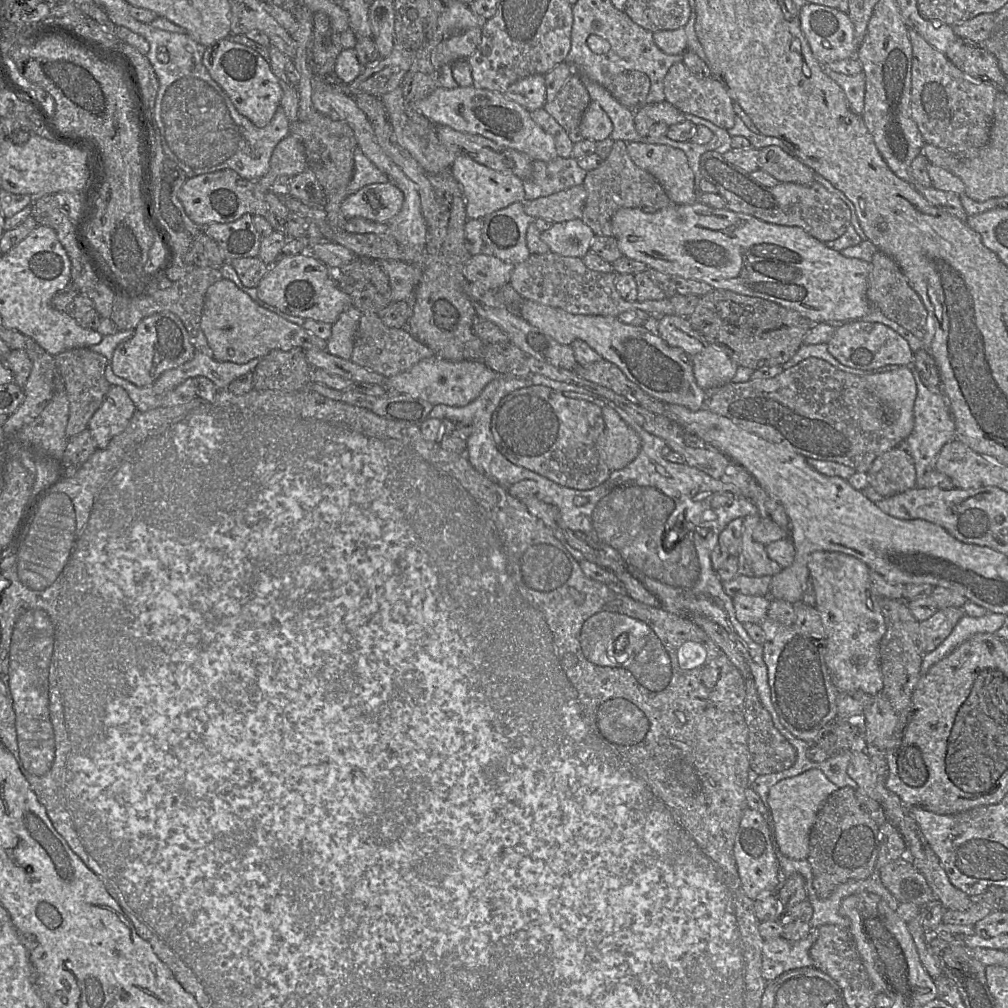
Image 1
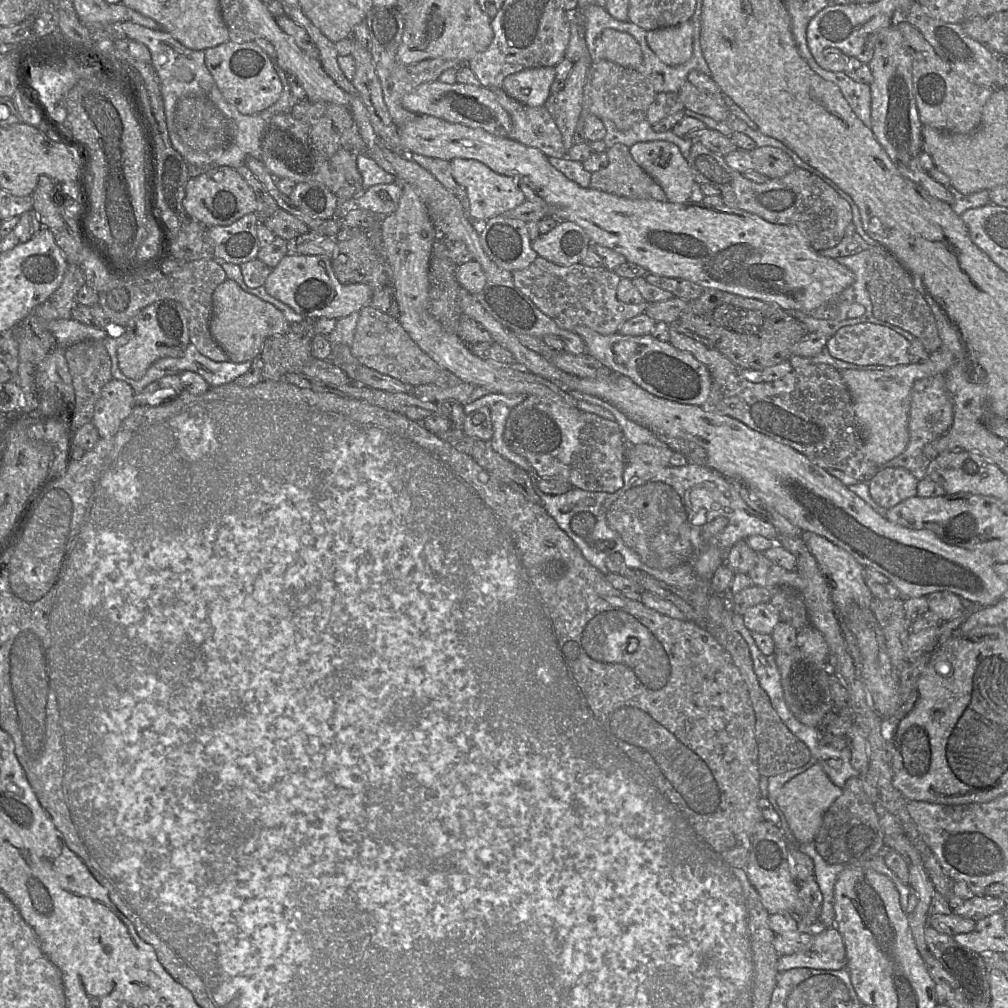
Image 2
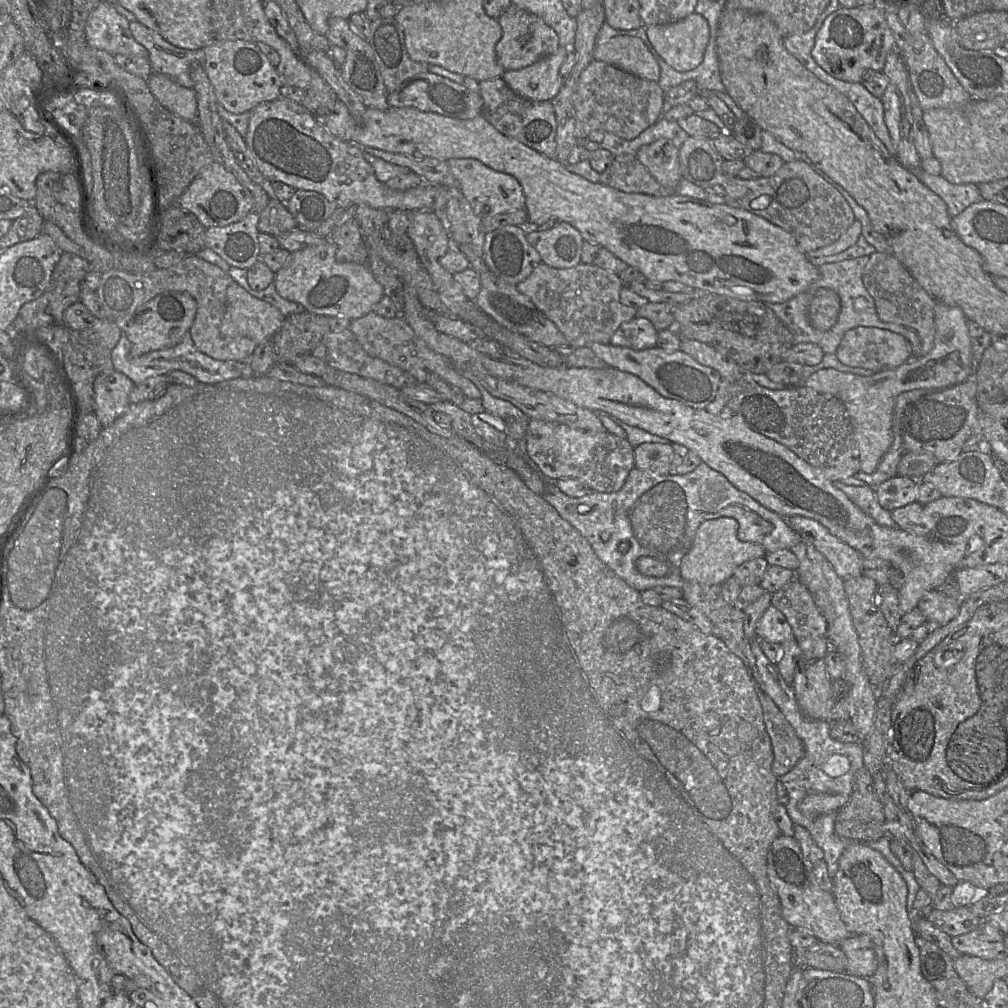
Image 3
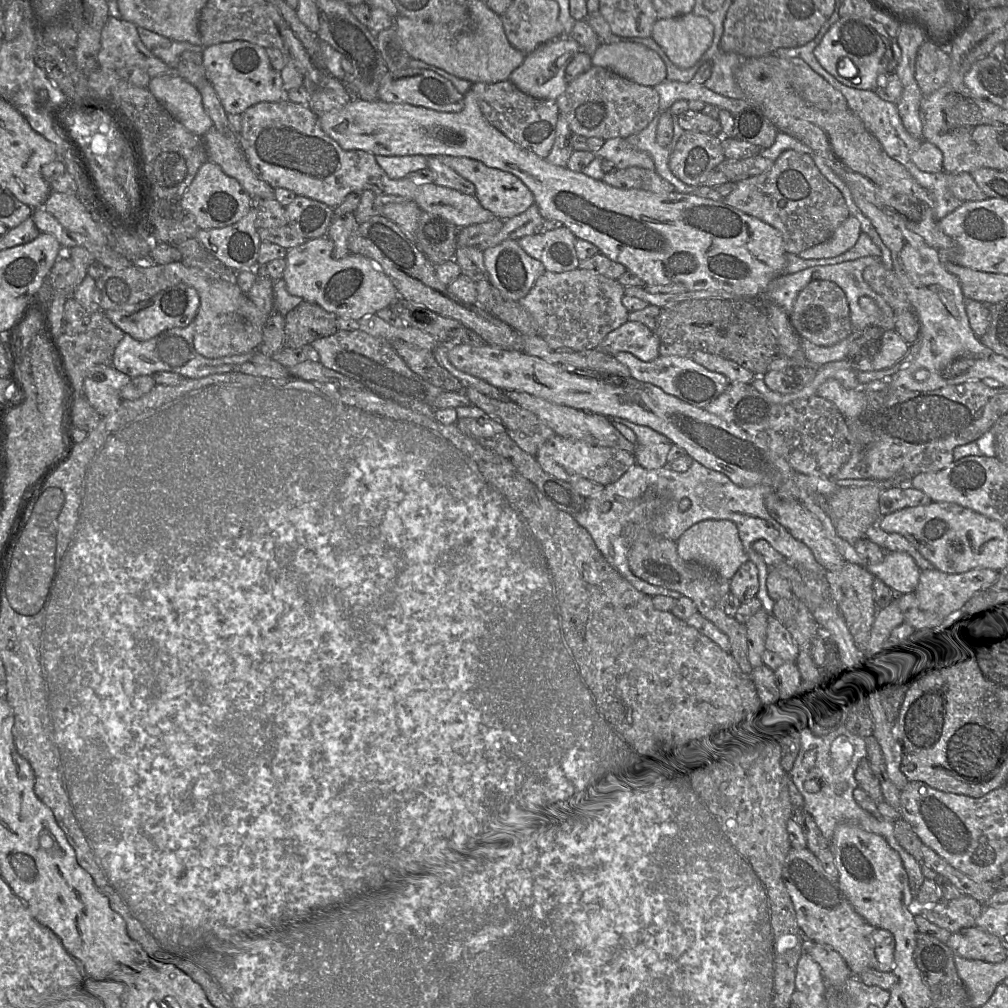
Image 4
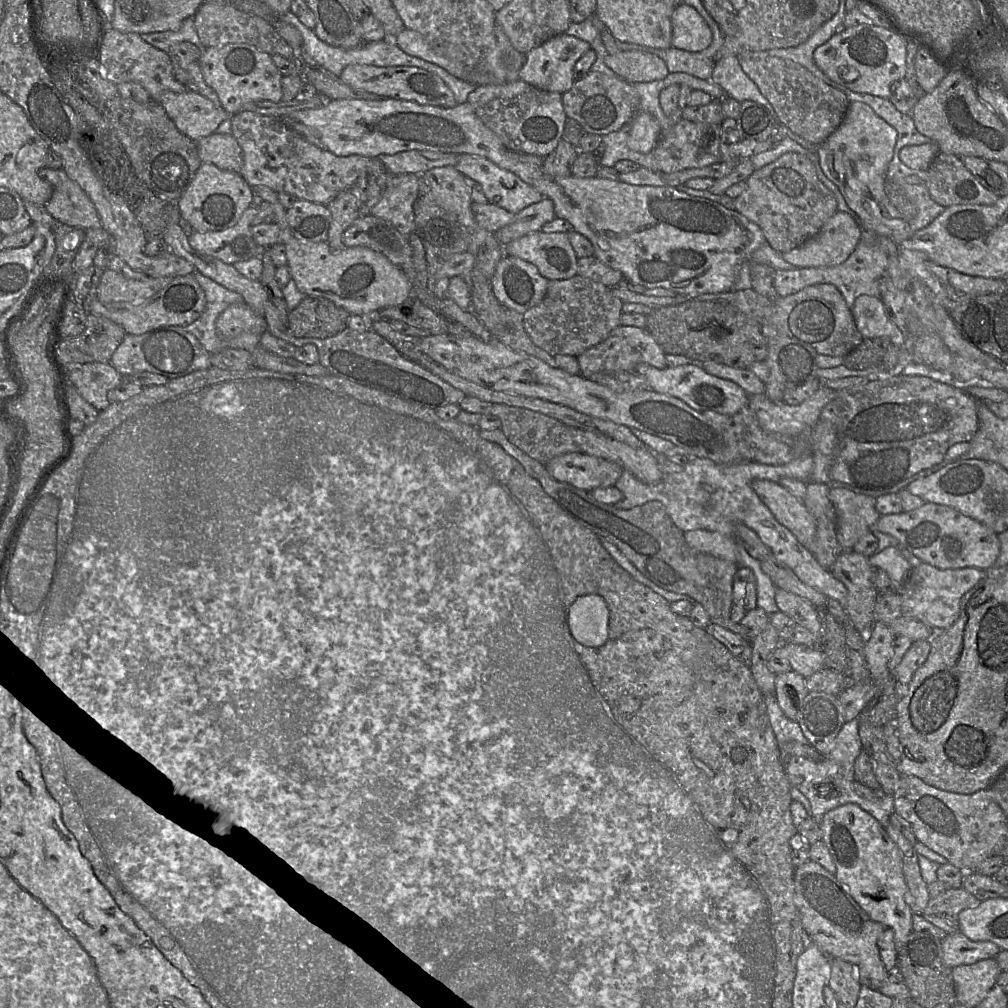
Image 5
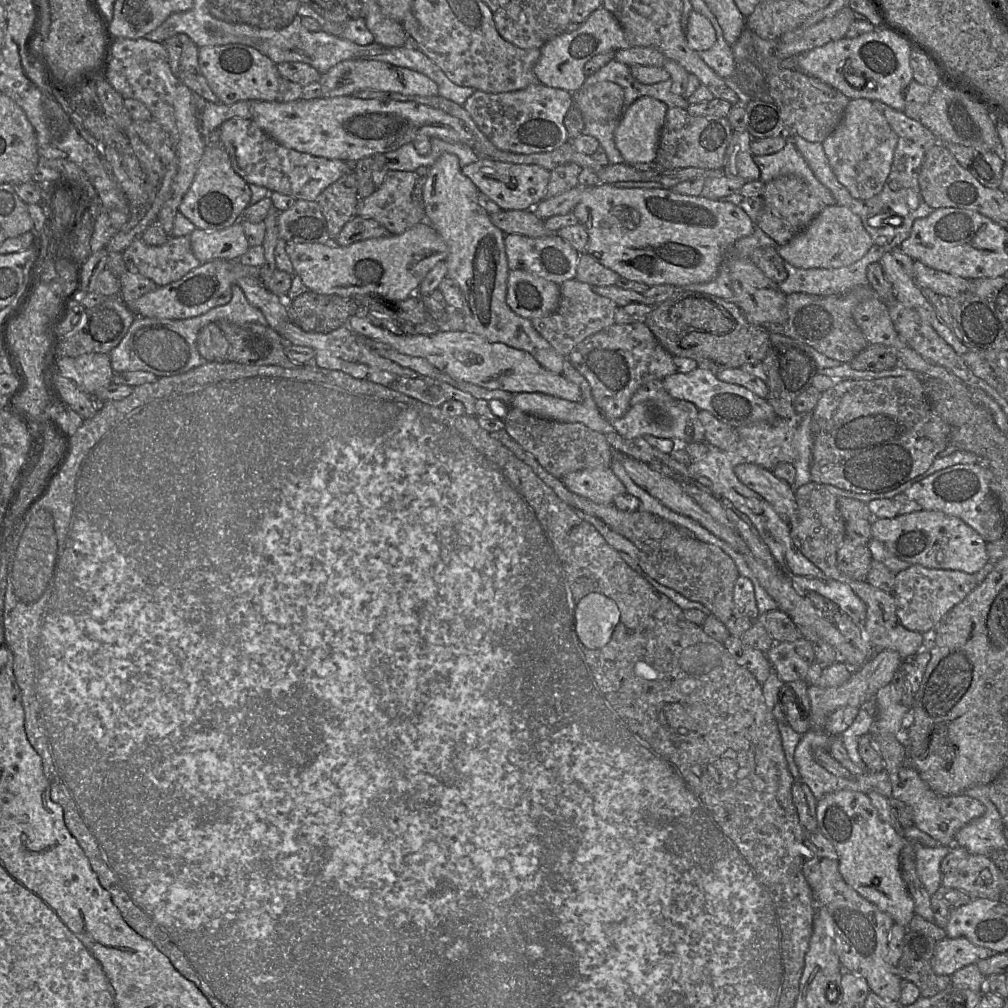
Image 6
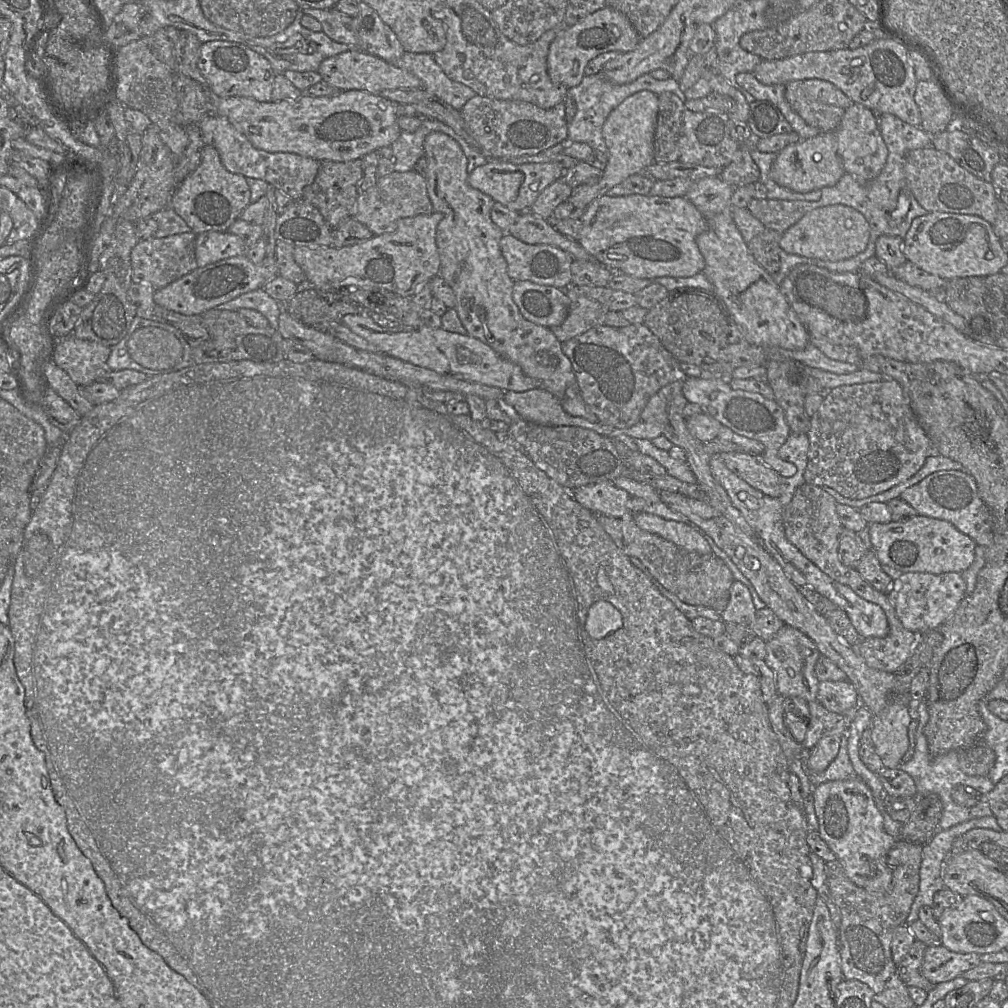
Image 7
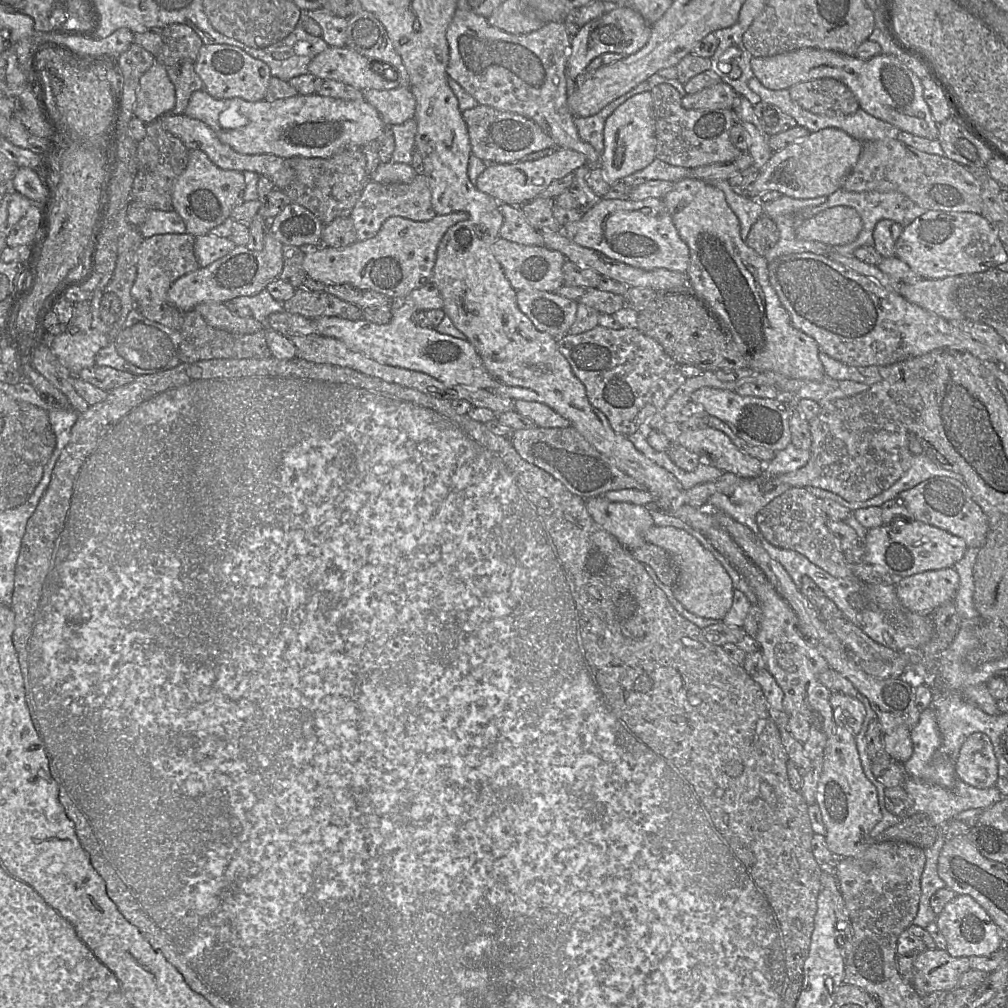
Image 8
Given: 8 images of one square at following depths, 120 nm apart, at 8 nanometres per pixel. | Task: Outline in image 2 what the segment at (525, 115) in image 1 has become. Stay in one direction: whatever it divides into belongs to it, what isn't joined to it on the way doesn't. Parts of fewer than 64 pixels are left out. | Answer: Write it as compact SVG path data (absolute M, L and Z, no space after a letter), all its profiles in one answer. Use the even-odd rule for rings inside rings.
M440 80L423 83L402 98L402 105L418 115L434 116L451 123L481 128L499 137L508 137L512 130L510 115L499 104L494 91L483 86L446 84Z

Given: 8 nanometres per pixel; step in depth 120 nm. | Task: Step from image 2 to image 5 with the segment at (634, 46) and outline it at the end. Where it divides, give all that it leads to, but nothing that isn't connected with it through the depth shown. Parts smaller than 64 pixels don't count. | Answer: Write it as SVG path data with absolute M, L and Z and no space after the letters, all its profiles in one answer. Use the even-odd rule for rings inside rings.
M638 50L608 53L603 60L618 77L629 83L662 80L669 74L666 63L657 55Z

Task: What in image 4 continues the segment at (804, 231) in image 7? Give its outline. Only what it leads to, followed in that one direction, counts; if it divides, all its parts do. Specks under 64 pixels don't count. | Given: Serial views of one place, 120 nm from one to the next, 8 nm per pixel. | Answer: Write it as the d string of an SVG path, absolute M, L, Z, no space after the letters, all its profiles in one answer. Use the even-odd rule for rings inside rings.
M850 216L841 223L830 238L805 249L798 255L804 259L821 259L838 256L852 248L861 233L859 220Z

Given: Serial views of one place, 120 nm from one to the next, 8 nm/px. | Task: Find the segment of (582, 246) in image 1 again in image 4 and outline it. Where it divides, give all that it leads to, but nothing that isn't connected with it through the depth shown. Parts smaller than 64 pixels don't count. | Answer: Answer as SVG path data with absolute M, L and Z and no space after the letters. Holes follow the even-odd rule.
M565 226L517 241L529 256L544 265L546 271L562 273L579 268L575 249L577 237Z

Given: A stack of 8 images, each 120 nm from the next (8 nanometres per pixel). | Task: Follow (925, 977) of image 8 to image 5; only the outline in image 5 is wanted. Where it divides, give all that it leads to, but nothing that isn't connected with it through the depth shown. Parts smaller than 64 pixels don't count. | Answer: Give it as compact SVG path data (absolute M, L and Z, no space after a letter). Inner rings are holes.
M959 931L948 934L942 940L942 950L944 963L950 968L995 958L1001 951L993 942L973 941Z

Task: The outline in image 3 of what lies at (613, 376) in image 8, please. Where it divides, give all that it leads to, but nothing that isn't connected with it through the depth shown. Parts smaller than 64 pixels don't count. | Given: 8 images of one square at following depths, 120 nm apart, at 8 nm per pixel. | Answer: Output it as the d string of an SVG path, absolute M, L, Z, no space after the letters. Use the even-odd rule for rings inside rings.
M644 317L623 323L613 334L610 344L634 350L644 350L657 346L658 330Z

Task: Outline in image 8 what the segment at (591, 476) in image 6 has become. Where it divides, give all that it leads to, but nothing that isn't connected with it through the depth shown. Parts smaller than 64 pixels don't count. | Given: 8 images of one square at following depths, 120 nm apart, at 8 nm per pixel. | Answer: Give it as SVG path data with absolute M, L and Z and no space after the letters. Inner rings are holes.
M599 496L586 499L586 506L593 519L628 550L647 542L645 534L655 525L652 508L643 505L612 502Z

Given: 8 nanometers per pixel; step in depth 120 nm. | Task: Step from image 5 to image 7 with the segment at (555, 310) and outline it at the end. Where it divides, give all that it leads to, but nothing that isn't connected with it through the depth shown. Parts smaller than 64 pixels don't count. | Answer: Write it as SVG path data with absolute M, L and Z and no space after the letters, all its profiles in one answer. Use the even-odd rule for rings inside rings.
M575 285L564 290L570 300L568 314L560 325L548 327L561 343L603 325L609 311L600 302L579 293Z

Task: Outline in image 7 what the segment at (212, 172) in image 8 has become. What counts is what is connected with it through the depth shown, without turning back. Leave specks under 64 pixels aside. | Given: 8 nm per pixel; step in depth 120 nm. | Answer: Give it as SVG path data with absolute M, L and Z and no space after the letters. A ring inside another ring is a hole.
M205 145L199 165L178 185L169 206L195 234L208 231L226 231L251 203L250 194L246 177L229 172L221 163L217 150L211 145Z

